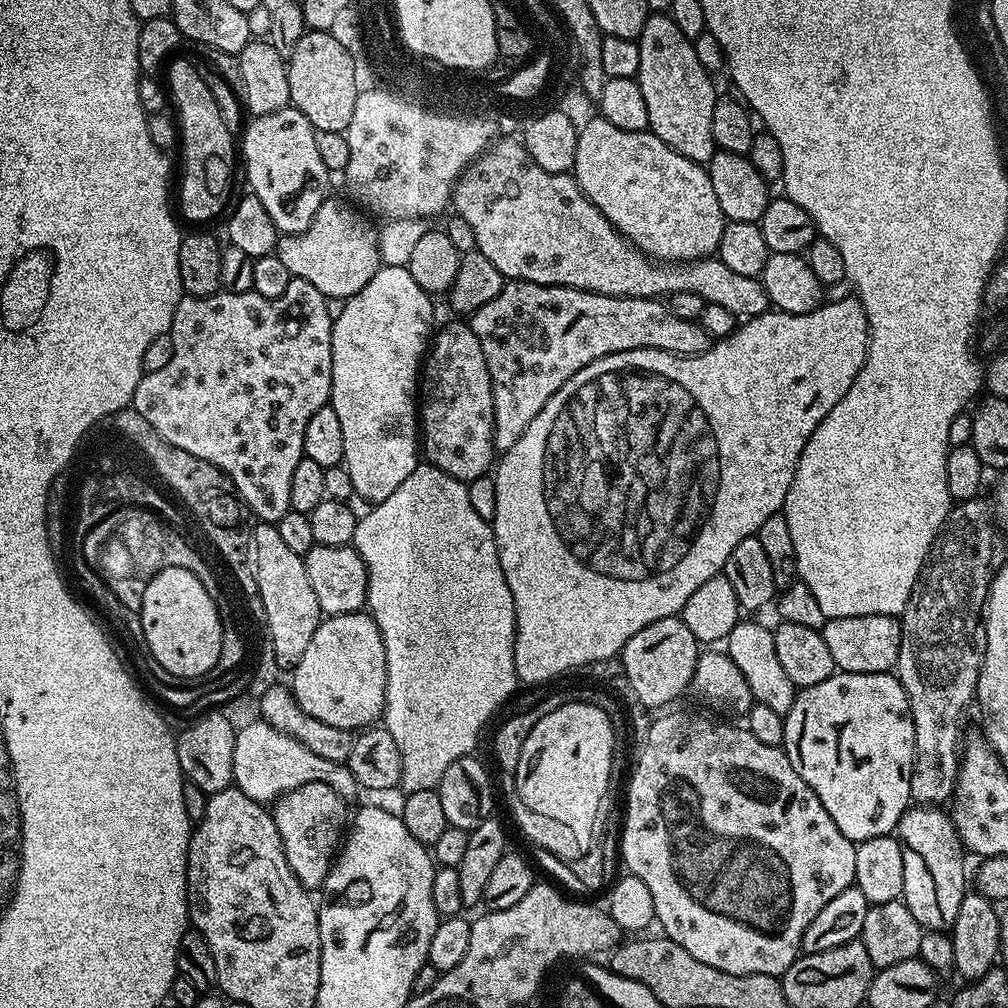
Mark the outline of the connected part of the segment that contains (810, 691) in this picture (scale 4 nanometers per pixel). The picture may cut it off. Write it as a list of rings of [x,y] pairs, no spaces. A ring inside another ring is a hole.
[[[837,670],[830,678],[826,678],[826,682],[818,682],[818,686],[803,689],[797,695],[792,709],[784,717],[784,743],[782,747],[790,758],[794,770],[798,770],[802,782],[806,782],[806,786],[810,786],[810,790],[814,790],[814,794],[818,794],[818,802],[822,802],[822,806],[826,806],[826,814],[830,814],[830,818],[834,818],[834,826],[838,826],[838,830],[842,830],[842,834],[846,834],[848,840],[859,842],[886,836],[897,831],[900,819],[908,811],[912,800],[910,778],[912,777],[912,767],[916,761],[916,731],[912,721],[912,711],[908,709],[908,695],[900,684],[899,676],[892,672],[858,674],[857,672]]]

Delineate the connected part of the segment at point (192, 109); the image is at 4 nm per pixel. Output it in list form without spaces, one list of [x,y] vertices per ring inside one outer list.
[[[175,60],[167,65],[166,92],[171,107],[172,104],[176,107],[174,116],[178,121],[178,148],[184,151],[179,215],[184,215],[188,220],[212,220],[223,210],[228,200],[232,159],[238,156],[237,149],[236,152],[232,149],[234,134],[226,130],[226,122],[222,122],[222,113],[218,110],[218,102],[214,102],[214,94],[210,94],[210,86],[202,82],[200,68],[188,60]]]

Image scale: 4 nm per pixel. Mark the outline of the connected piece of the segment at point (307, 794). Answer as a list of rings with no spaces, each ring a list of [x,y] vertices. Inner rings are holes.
[[[314,781],[284,794],[278,804],[280,808],[271,809],[286,854],[286,862],[302,888],[323,889],[324,879],[338,855],[342,833],[346,828],[344,804],[345,801],[329,784]]]

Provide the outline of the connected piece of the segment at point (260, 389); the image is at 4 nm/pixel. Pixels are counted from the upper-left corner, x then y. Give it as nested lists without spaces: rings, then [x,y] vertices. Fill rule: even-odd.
[[[293,277],[290,286],[286,288],[286,294],[282,298],[268,299],[262,297],[257,292],[247,292],[246,294],[230,294],[220,291],[212,296],[190,296],[181,297],[178,306],[174,310],[170,335],[174,354],[162,370],[145,372],[140,377],[138,386],[132,395],[131,407],[136,409],[150,426],[154,426],[162,439],[170,442],[170,446],[178,446],[178,450],[186,450],[194,454],[194,458],[202,458],[218,470],[222,470],[232,482],[232,487],[236,489],[236,495],[250,509],[260,522],[275,522],[282,519],[290,510],[287,503],[272,504],[272,499],[276,495],[287,493],[290,486],[290,478],[294,478],[294,466],[298,466],[300,460],[305,459],[304,455],[304,431],[306,422],[319,408],[325,407],[329,403],[328,395],[332,389],[332,321],[333,313],[328,313],[328,298],[321,294],[320,290],[315,289],[310,282],[305,279]]]

